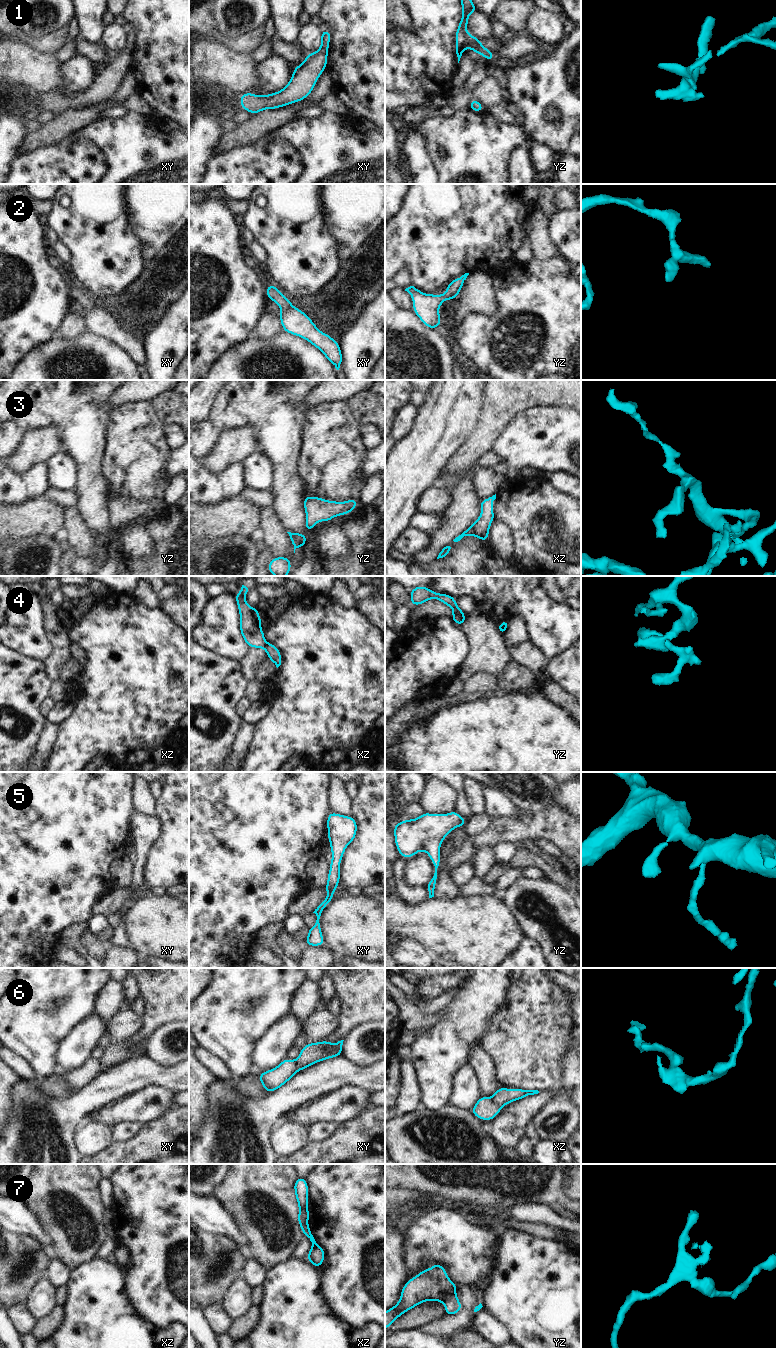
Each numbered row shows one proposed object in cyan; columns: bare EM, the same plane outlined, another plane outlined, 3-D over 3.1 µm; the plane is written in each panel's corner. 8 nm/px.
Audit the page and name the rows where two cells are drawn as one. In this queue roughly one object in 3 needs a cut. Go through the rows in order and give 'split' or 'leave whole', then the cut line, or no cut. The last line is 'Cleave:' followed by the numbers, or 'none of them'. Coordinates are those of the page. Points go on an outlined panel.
1: leave whole | no cut
2: leave whole | no cut
3: leave whole | no cut
4: split | xz (267, 642), (264, 647)
5: leave whole | no cut
6: split | xz (492, 1098), (501, 1106)
7: split | yz (454, 1292), (442, 1301)
Cleave: 4, 6, 7

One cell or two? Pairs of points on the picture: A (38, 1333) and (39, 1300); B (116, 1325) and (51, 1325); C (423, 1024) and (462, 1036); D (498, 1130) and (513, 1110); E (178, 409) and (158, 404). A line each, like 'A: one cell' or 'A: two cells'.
A: two cells
B: two cells
C: two cells
D: one cell
E: one cell

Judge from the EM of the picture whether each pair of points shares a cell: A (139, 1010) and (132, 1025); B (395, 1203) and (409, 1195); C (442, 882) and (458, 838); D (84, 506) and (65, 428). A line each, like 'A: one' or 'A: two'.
A: two
B: one
C: one
D: one

